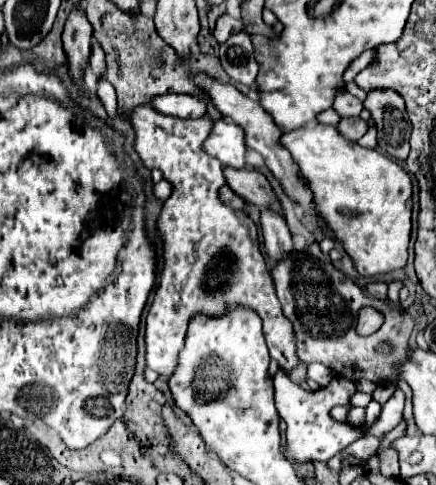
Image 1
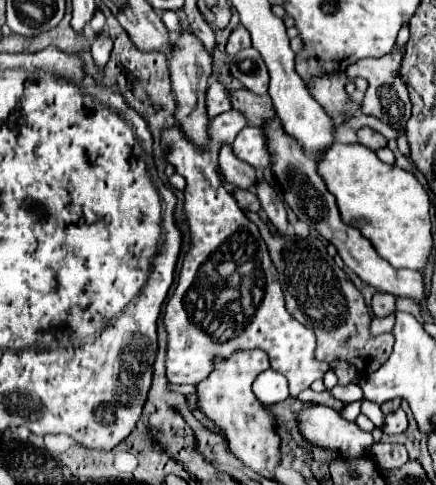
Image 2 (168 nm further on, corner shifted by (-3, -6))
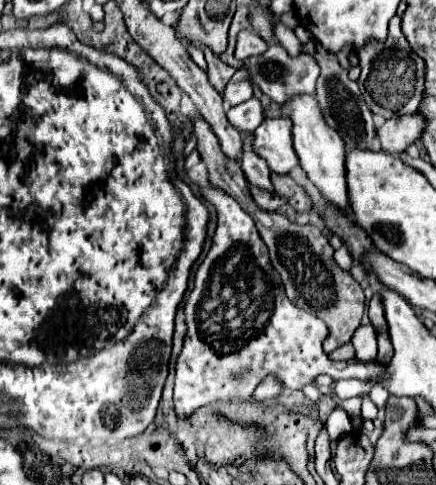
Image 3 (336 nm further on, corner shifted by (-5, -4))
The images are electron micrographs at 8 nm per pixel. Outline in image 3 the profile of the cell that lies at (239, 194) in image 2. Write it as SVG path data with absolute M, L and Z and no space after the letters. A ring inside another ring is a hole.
M250 187L250 195L252 195L254 203L256 203L260 209L264 209L264 211L276 211L276 209L280 209L280 207L286 203L282 197L264 193L262 189L256 189L256 187Z

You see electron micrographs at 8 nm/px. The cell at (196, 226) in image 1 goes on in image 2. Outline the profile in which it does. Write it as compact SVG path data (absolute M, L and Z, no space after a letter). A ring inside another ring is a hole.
M236 109L214 117L208 127L210 145L202 151L194 147L178 127L162 133L162 145L172 145L168 161L176 167L176 173L186 177L184 209L192 235L192 247L184 257L178 287L164 311L168 331L168 381L172 385L196 385L206 373L214 371L218 361L230 359L234 351L262 349L270 359L270 367L288 379L290 395L296 397L332 367L314 359L314 331L294 321L286 311L278 271L270 261L258 227L248 221L218 177L220 145L232 143L246 125L246 117Z

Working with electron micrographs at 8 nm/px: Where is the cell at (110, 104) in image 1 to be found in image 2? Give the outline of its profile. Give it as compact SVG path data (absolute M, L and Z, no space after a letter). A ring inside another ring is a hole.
M100 31L96 37L94 37L94 43L92 43L92 57L94 61L102 67L106 63L106 59L110 57L110 51L112 51L112 43L110 43L110 35L108 31Z

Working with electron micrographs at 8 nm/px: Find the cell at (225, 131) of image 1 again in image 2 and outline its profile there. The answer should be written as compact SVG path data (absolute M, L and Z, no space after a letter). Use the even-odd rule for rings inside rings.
M246 127L232 143L238 159L250 163L254 169L270 167L270 151L266 149L266 137L260 127Z

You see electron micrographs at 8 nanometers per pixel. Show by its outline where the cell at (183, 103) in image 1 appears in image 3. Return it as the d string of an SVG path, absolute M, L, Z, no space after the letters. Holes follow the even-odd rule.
M246 67L238 69L238 71L232 75L232 79L230 79L230 81L226 83L226 87L224 87L222 99L224 99L224 103L230 105L230 107L234 107L234 105L238 105L238 103L242 103L242 101L252 99L252 81L250 81L250 77L248 77Z

